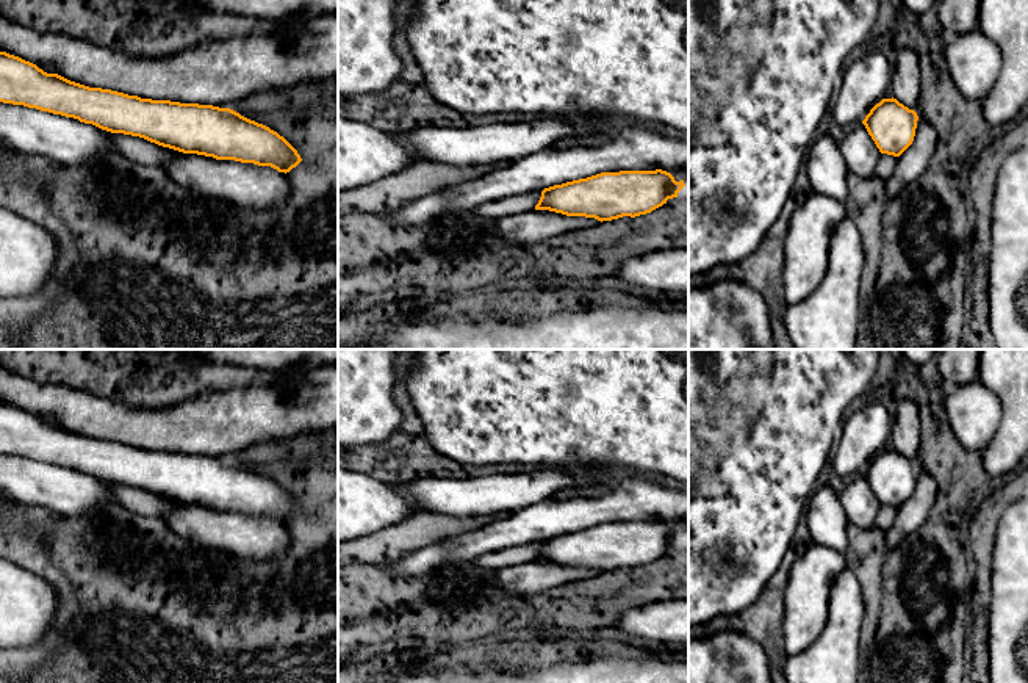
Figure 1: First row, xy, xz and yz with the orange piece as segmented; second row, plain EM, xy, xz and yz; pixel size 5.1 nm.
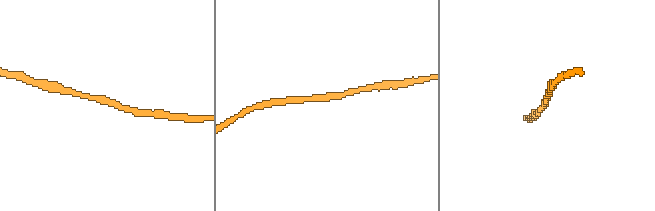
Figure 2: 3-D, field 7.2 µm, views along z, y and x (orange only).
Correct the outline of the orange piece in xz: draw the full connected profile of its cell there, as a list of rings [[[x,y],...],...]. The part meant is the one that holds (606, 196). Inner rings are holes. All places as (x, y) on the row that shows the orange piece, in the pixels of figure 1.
[[[662,169],[601,172],[587,179],[545,188],[535,210],[549,210],[566,216],[595,218],[601,222],[623,216],[635,218],[651,213],[667,204],[668,199],[678,197],[678,193],[684,186],[684,180],[676,182],[670,172]]]

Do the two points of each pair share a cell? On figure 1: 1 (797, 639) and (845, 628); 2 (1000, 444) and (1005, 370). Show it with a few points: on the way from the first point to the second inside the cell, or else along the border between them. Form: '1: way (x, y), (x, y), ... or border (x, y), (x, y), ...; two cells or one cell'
1: border (830, 600), (823, 630), (789, 657); two cells
2: way (1011, 425), (1011, 389); one cell

